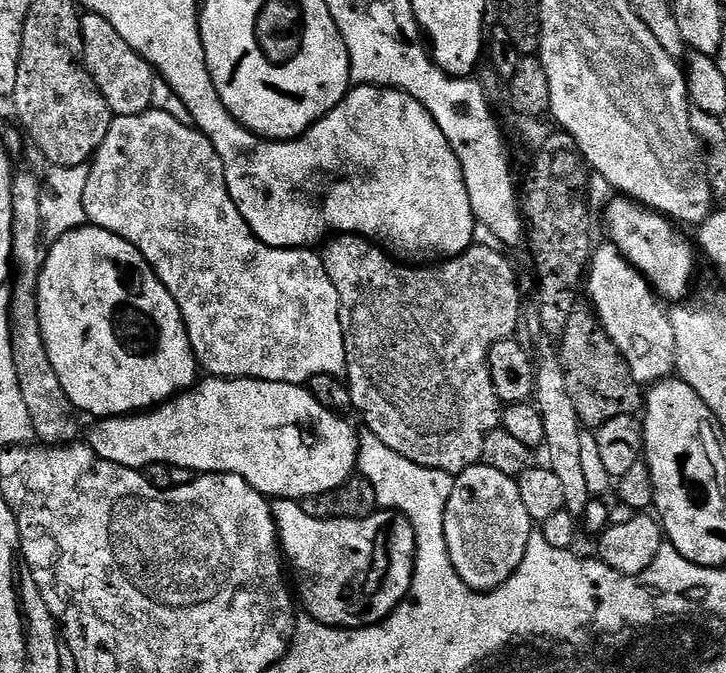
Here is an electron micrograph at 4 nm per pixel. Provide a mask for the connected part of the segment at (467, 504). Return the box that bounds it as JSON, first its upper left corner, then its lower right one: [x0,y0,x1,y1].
[444,462,534,592]

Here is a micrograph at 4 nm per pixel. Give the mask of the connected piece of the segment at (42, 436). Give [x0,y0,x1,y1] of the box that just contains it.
[11,308,80,446]

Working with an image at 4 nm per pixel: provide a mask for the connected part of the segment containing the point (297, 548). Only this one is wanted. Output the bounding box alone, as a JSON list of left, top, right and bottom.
[274,500,388,628]

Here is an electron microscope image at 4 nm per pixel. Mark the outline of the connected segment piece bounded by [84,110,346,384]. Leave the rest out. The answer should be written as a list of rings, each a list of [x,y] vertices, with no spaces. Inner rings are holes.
[[[149,110],[133,116],[116,116],[108,127],[106,138],[96,155],[90,161],[88,180],[84,183],[84,209],[88,215],[88,224],[110,230],[123,240],[129,240],[142,255],[148,259],[156,276],[168,287],[168,293],[176,299],[176,305],[184,319],[184,328],[188,332],[188,341],[196,356],[197,365],[204,368],[209,377],[226,376],[229,378],[247,378],[250,380],[269,380],[300,384],[302,378],[321,376],[327,372],[339,373],[344,364],[344,340],[346,344],[346,324],[340,321],[341,289],[334,286],[324,268],[321,253],[308,248],[271,248],[256,236],[253,236],[247,222],[242,218],[236,203],[228,192],[224,181],[224,163],[207,136],[191,123],[179,120],[168,112]]]

